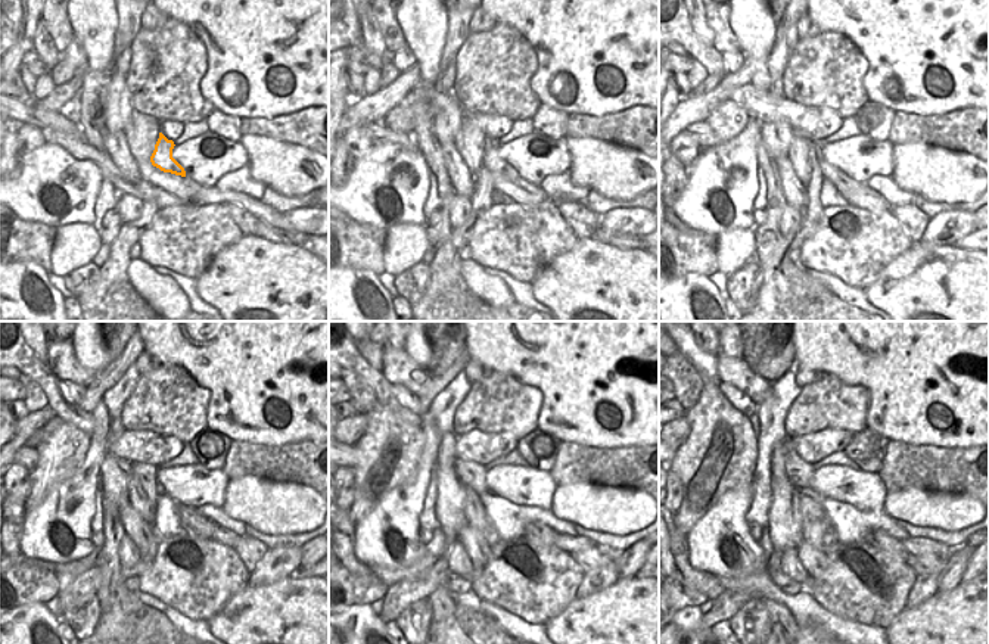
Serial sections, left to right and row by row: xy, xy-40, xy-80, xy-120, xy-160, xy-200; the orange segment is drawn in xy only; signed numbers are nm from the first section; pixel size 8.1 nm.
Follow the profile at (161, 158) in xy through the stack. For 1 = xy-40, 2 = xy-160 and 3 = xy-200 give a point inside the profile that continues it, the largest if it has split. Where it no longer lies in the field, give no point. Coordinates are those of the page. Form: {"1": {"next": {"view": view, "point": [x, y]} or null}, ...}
{"1": {"next": {"view": "xy-40", "point": [493, 161]}}, "2": {"next": {"view": "xy-160", "point": [535, 532]}}, "3": {"next": {"view": "xy-200", "point": [914, 546]}}}

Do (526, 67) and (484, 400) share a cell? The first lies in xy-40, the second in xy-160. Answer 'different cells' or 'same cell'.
same cell

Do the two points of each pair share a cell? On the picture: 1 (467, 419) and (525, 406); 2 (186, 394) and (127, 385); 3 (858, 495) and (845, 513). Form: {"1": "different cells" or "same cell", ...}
{"1": "same cell", "2": "different cells", "3": "different cells"}

